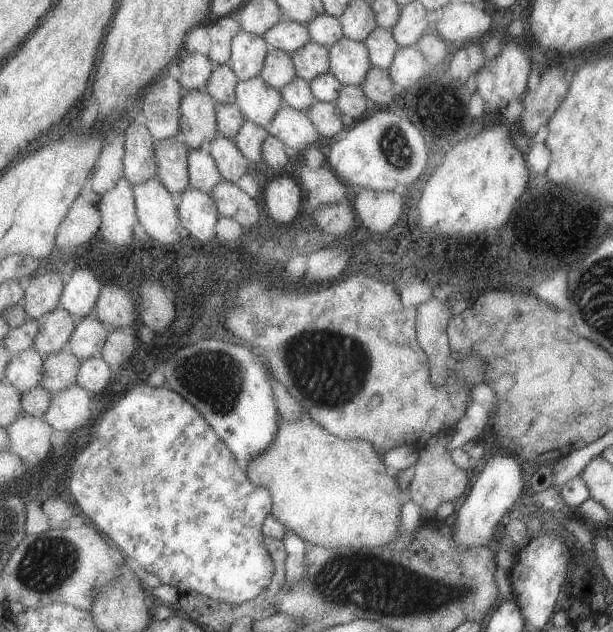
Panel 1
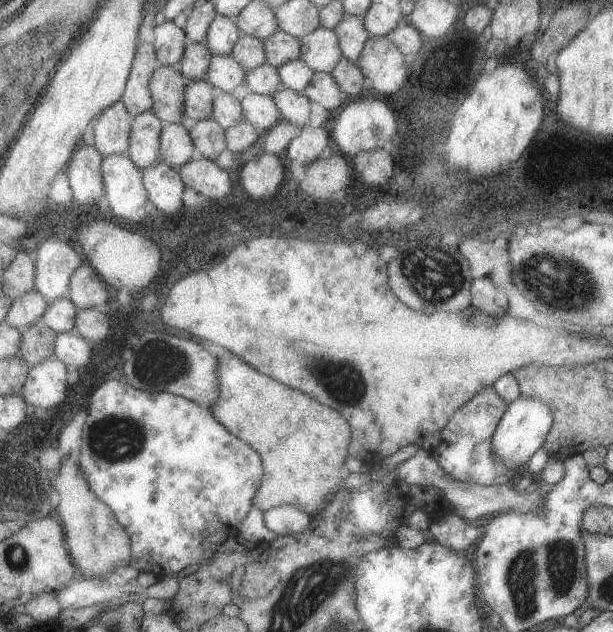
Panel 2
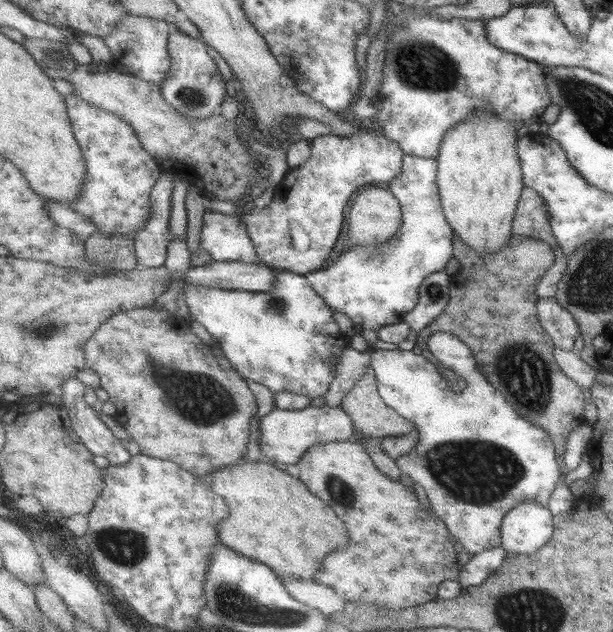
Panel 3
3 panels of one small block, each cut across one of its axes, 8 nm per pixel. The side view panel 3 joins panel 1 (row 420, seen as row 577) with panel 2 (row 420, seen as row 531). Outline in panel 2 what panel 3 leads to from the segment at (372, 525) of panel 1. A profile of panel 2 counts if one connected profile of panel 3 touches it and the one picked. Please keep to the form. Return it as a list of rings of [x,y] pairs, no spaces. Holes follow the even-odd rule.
[[[235,354],[221,356],[217,368],[221,396],[213,406],[215,416],[263,456],[265,478],[255,496],[255,508],[269,512],[281,506],[301,506],[317,518],[327,496],[339,492],[337,488],[347,476],[345,464],[353,444],[353,428],[347,416],[261,374]]]

